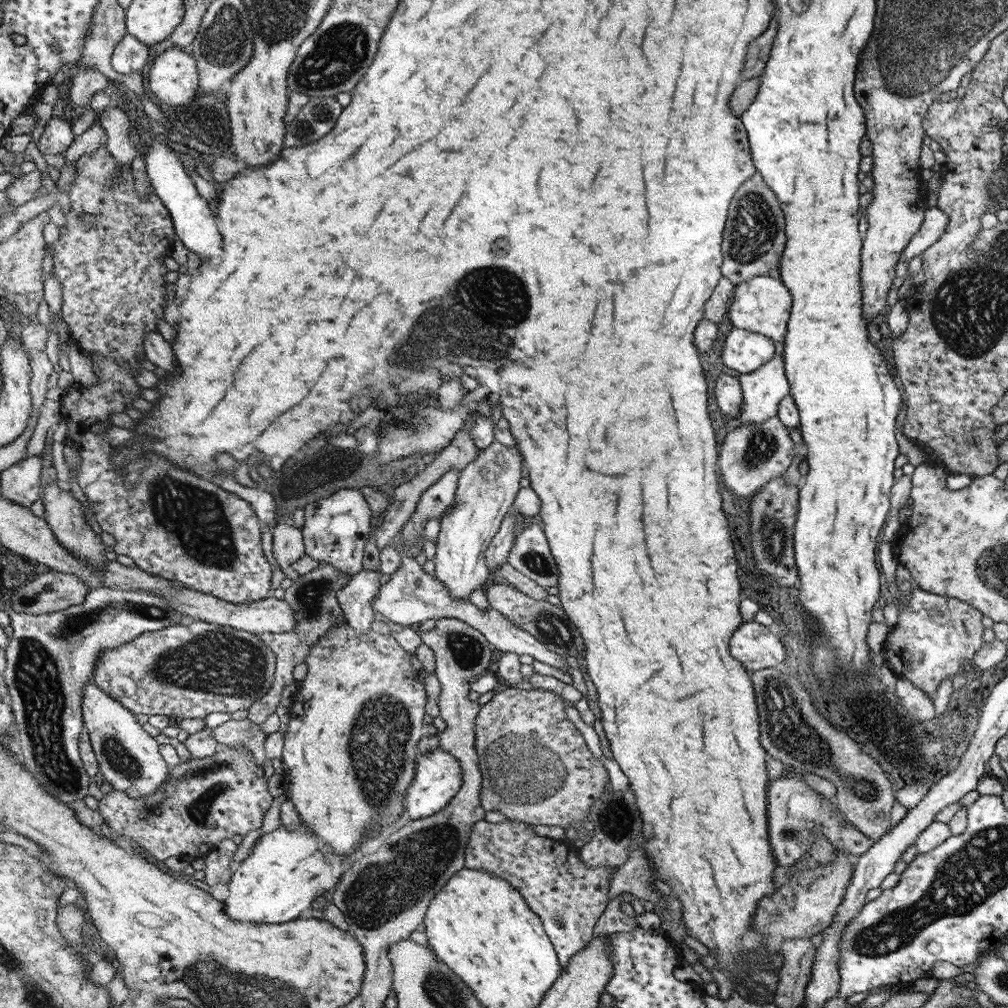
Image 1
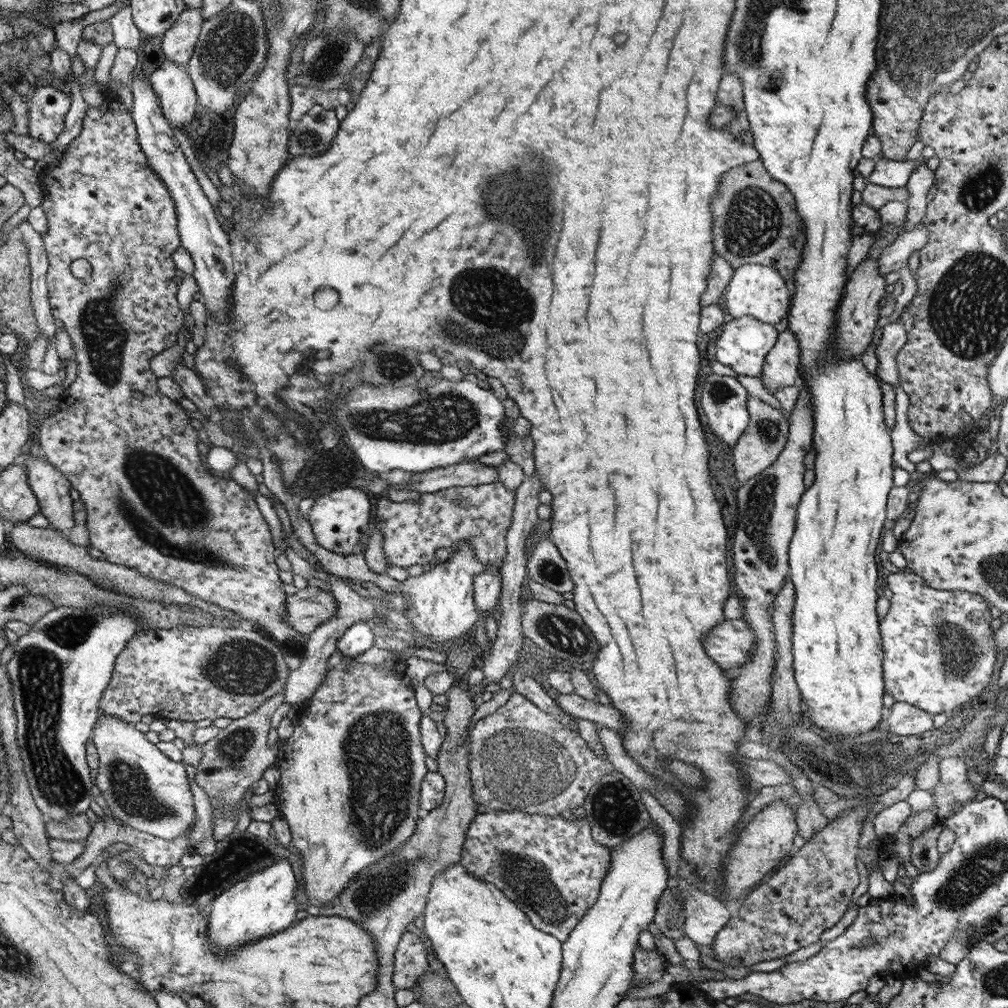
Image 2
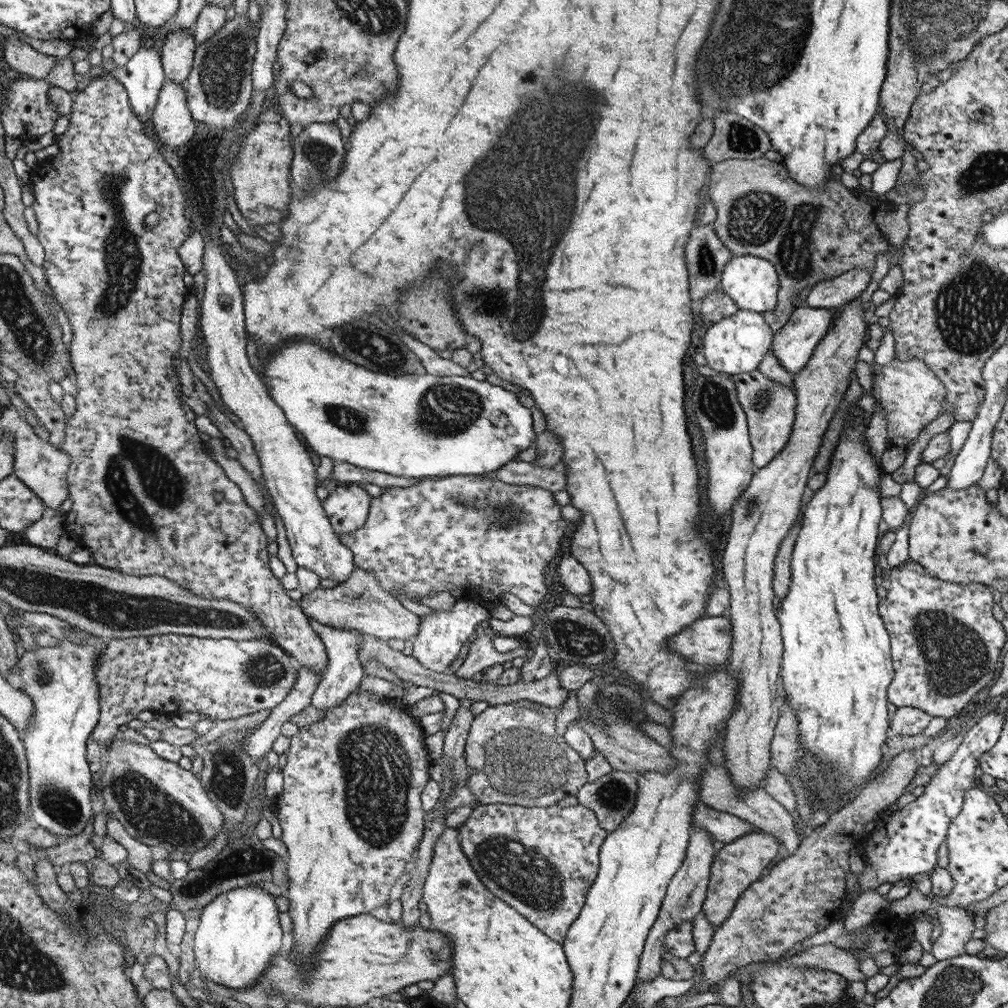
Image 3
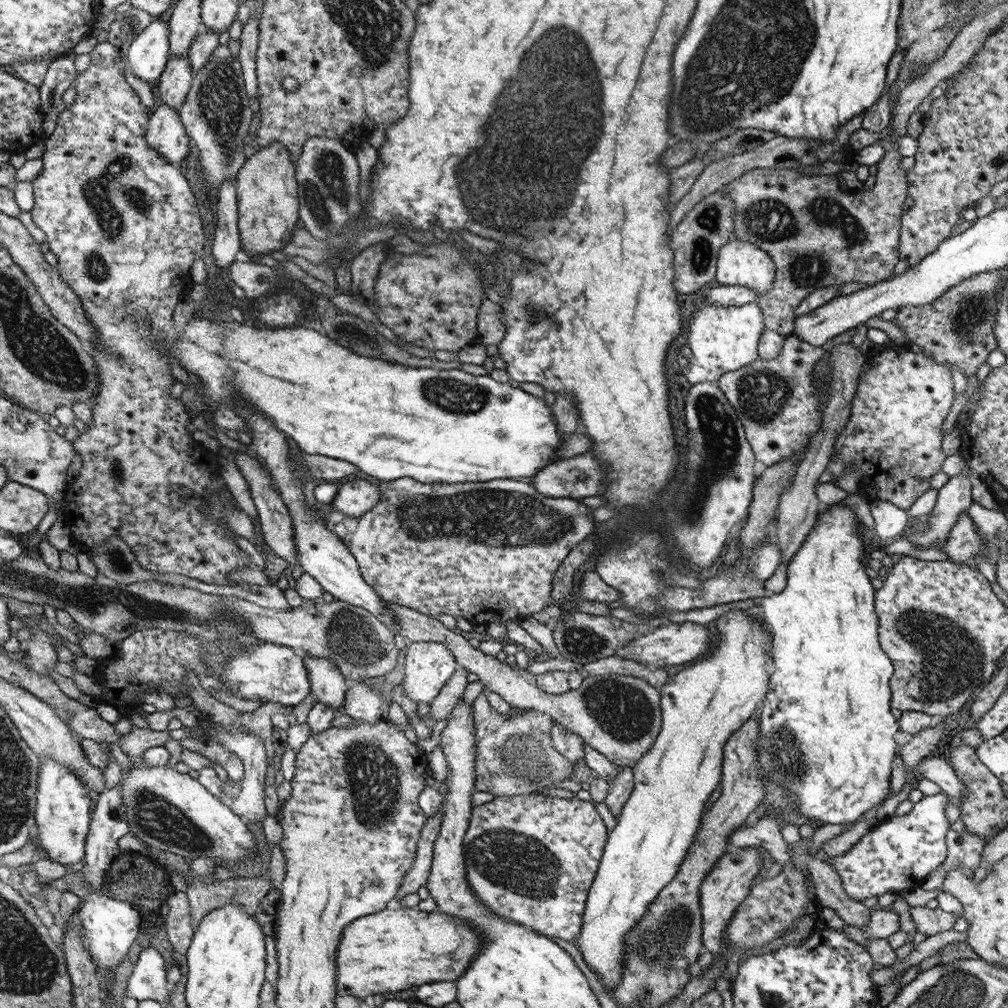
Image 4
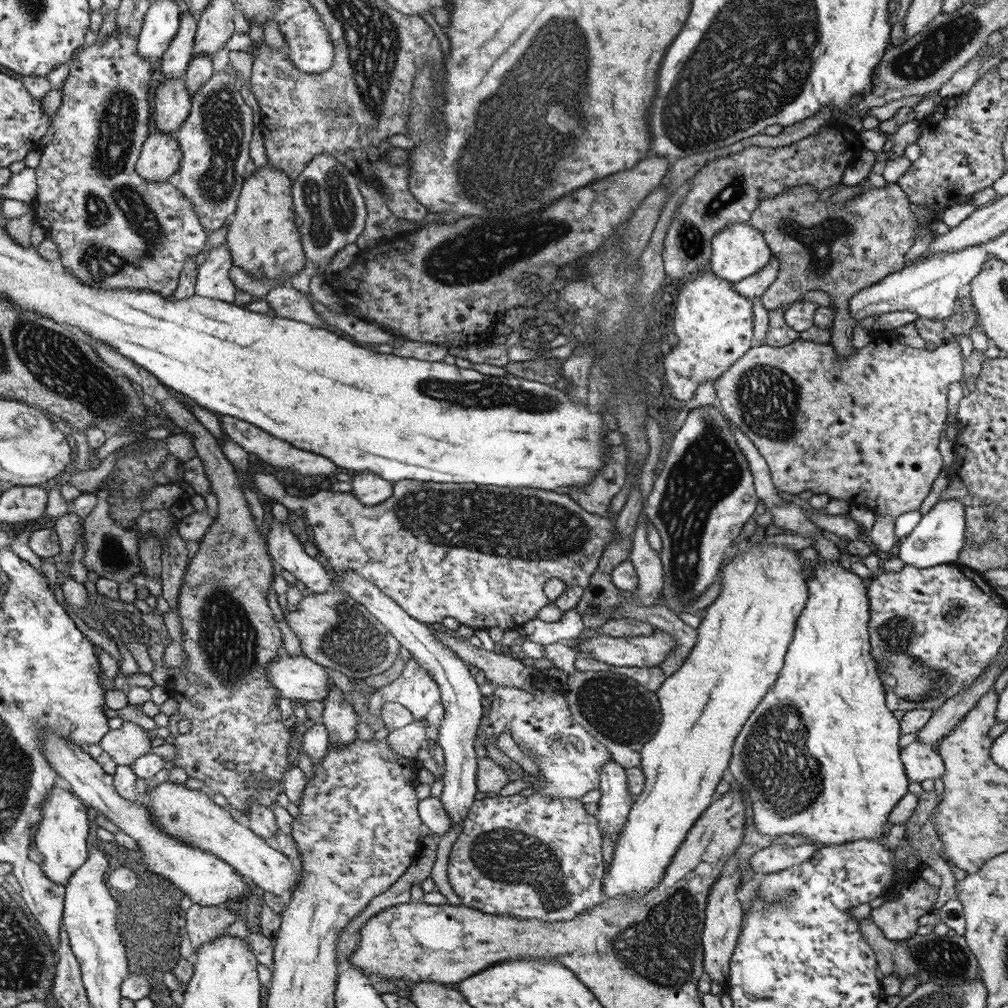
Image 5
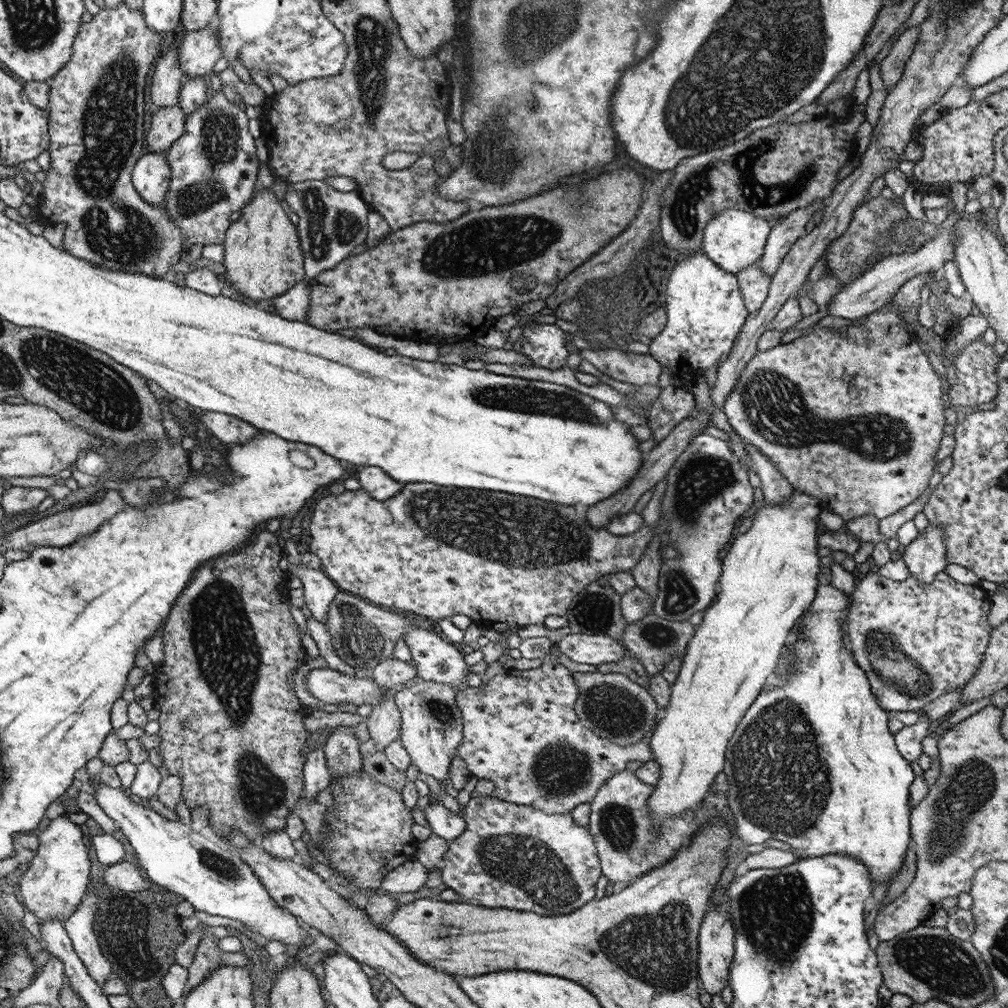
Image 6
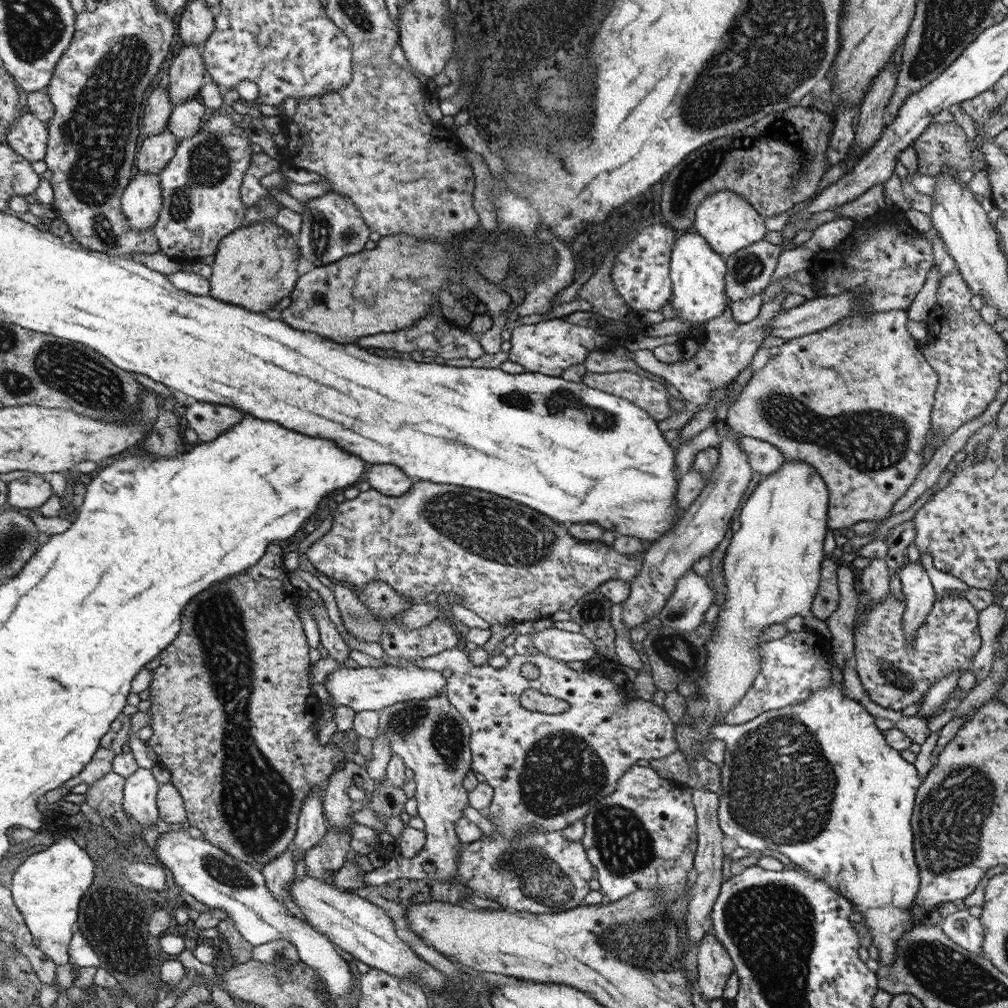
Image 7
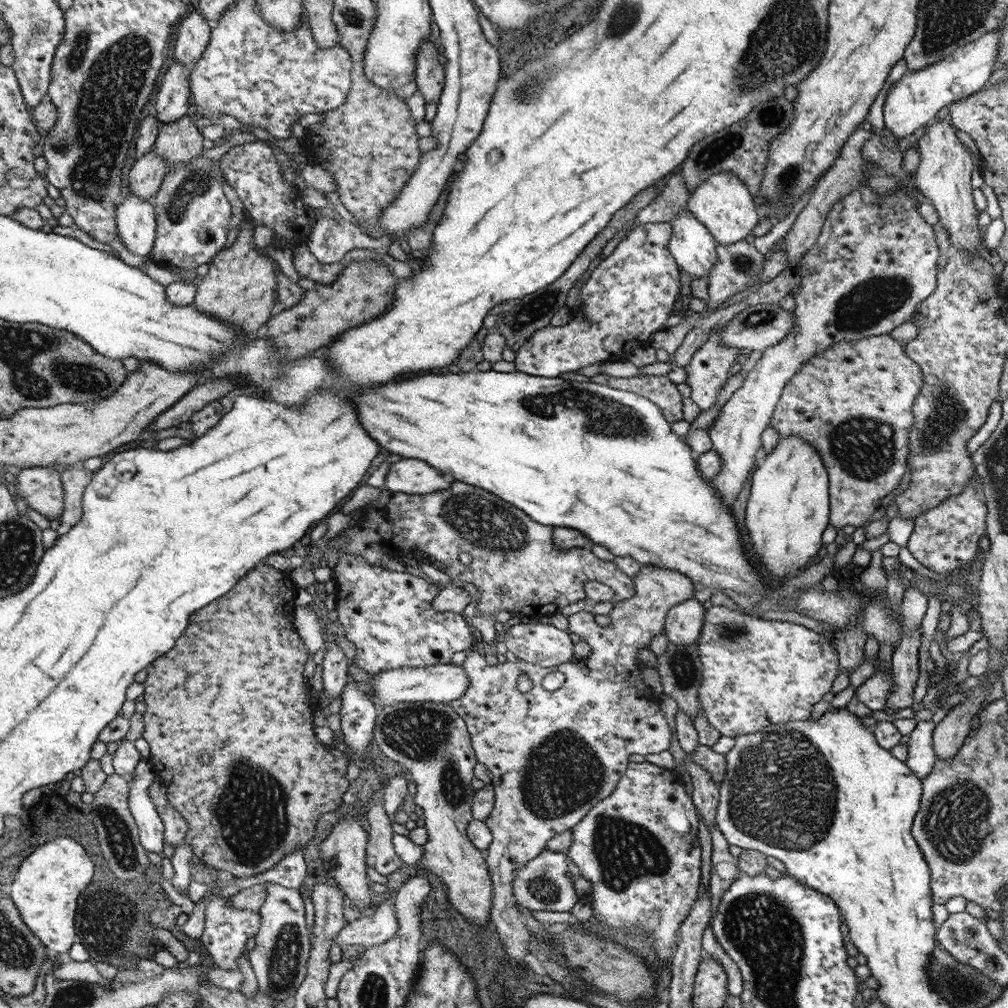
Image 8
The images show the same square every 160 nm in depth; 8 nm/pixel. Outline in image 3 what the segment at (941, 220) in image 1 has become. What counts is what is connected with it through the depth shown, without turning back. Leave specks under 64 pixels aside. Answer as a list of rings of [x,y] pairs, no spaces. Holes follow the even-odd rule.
[[[852,269],[840,276],[820,281],[810,291],[804,306],[812,308],[839,308],[860,296],[871,282],[866,269]]]

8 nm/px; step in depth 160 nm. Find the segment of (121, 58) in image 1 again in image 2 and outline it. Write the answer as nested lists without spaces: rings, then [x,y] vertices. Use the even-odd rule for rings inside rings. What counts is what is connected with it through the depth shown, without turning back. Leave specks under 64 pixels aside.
[[[130,3],[110,18],[113,28],[113,43],[117,48],[132,48],[141,51],[144,36],[133,20],[133,7]]]

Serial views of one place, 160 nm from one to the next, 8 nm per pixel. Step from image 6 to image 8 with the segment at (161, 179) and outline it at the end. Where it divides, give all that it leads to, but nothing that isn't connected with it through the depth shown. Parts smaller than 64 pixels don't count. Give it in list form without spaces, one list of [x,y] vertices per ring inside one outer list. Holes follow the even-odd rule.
[[[131,193],[118,205],[117,223],[125,248],[134,255],[149,257],[157,238],[156,206]]]

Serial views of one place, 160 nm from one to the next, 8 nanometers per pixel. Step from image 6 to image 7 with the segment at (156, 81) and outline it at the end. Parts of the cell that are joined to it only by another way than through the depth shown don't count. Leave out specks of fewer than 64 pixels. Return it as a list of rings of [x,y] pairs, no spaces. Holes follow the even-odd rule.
[[[159,85],[152,90],[148,96],[145,108],[144,131],[150,136],[162,134],[168,126],[168,118],[173,112],[173,104],[171,103],[170,93],[167,86]]]

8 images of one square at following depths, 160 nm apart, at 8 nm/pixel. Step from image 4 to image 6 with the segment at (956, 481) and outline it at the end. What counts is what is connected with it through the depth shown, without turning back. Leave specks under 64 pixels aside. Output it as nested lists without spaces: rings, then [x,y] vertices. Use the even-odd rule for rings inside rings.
[[[928,525],[924,534],[905,546],[902,560],[919,583],[930,584],[937,572],[944,571],[949,564],[947,544],[940,525]]]

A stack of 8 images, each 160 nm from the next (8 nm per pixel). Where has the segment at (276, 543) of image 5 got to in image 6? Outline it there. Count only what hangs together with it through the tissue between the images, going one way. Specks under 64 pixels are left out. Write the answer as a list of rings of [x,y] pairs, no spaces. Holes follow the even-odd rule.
[[[293,564],[289,566],[288,573],[297,576],[302,582],[307,614],[326,626],[330,604],[336,594],[343,592],[342,589],[322,571],[322,568],[312,569],[303,564]]]

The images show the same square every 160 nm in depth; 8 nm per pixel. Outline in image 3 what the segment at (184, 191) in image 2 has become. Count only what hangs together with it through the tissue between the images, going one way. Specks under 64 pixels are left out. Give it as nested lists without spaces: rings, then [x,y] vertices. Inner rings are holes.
[[[142,45],[128,64],[115,67],[110,72],[125,85],[131,96],[132,107],[137,116],[142,117],[142,123],[152,121],[161,88],[168,78],[165,75],[160,49]],[[203,239],[204,262],[202,262],[202,272],[206,274],[206,284],[202,290],[199,290],[199,304],[201,312],[198,316],[202,324],[205,343],[208,344],[208,360],[210,360],[210,370],[215,385],[218,386],[218,392],[222,401],[238,416],[241,424],[244,426],[246,434],[250,435],[256,454],[261,462],[261,472],[265,478],[266,487],[271,494],[273,504],[278,510],[285,524],[287,538],[292,549],[293,558],[298,567],[312,569],[323,583],[338,586],[348,582],[356,570],[353,551],[339,538],[333,525],[330,524],[329,517],[324,514],[325,507],[320,504],[320,499],[316,498],[316,466],[310,460],[310,454],[306,446],[298,440],[294,428],[288,424],[282,408],[272,400],[268,394],[266,386],[260,382],[260,378],[254,374],[254,370],[248,364],[246,356],[246,330],[244,330],[244,310],[242,310],[242,294],[238,280],[228,266],[226,258],[222,256],[222,248],[214,240]]]

